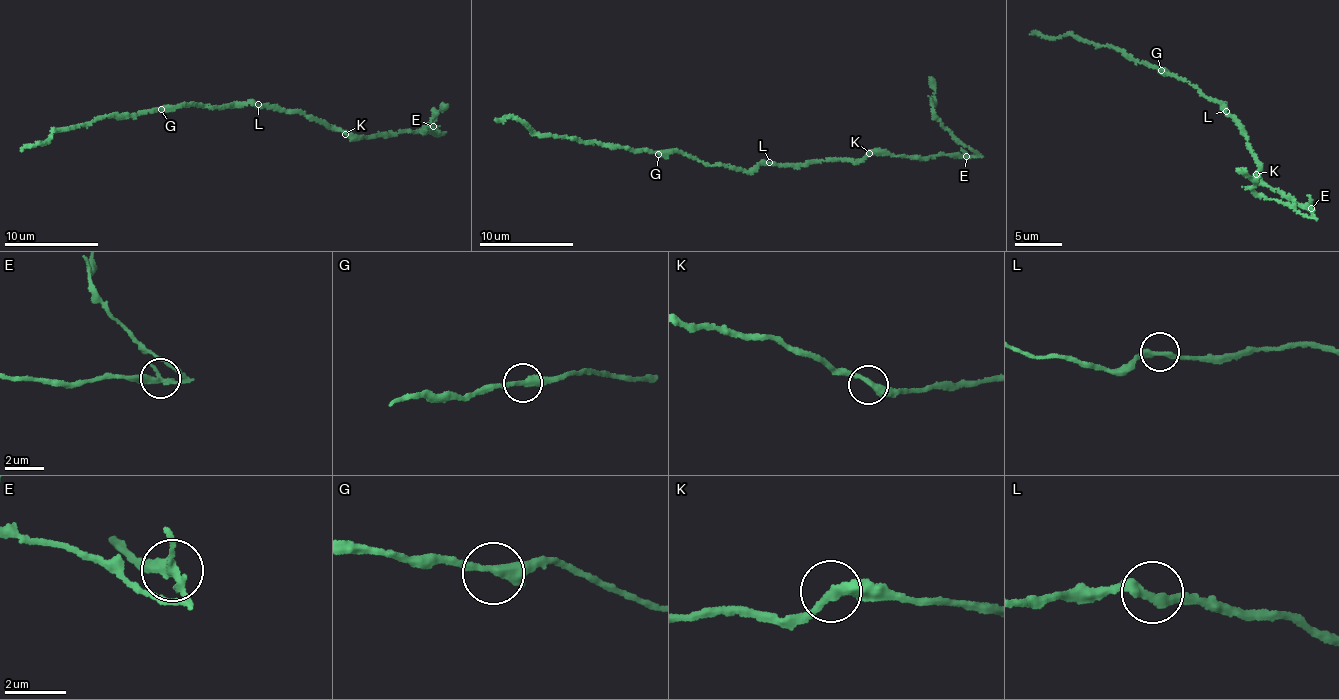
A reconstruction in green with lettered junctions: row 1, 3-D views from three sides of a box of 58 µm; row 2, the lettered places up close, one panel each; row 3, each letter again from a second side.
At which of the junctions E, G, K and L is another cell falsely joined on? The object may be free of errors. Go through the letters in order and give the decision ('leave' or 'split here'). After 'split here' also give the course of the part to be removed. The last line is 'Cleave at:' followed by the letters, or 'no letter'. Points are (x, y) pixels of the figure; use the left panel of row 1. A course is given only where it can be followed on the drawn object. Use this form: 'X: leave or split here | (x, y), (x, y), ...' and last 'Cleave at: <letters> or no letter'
E: split here | (433, 127), (440, 133), (424, 131), (444, 105)
G: leave
K: leave
L: leave
Cleave at: E

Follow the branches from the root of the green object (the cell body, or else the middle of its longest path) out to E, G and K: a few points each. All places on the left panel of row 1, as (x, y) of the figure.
E: (258, 106), (297, 109), (355, 136), (376, 136), (433, 127)
G: (258, 106), (235, 102), (215, 107), (186, 104), (161, 109)
K: (258, 106), (297, 109), (324, 120), (345, 134)

